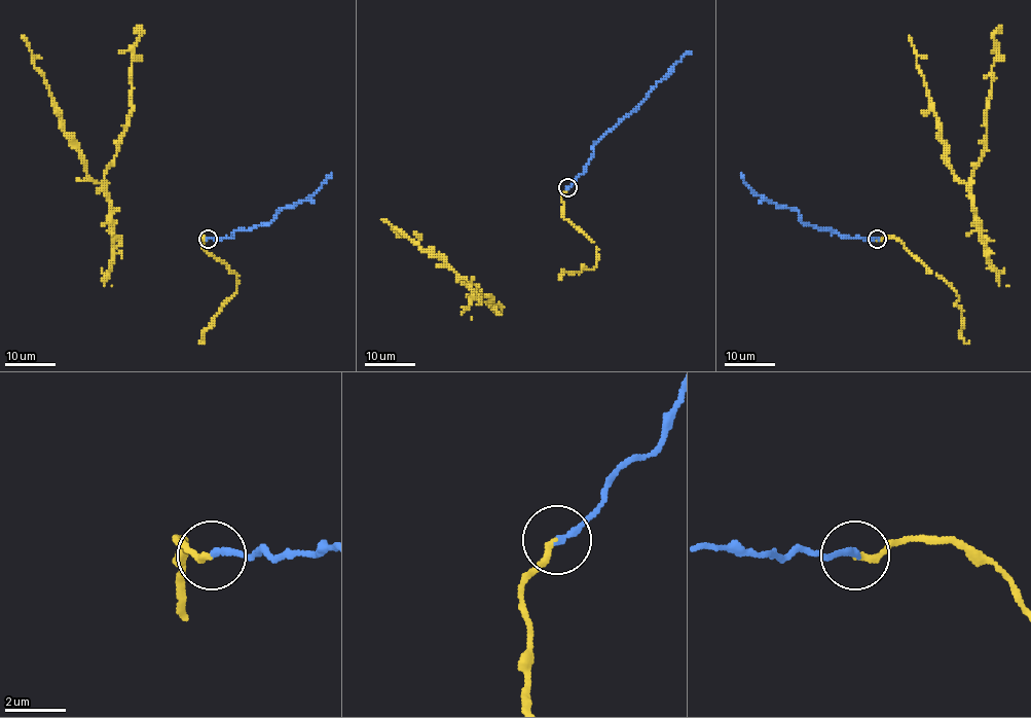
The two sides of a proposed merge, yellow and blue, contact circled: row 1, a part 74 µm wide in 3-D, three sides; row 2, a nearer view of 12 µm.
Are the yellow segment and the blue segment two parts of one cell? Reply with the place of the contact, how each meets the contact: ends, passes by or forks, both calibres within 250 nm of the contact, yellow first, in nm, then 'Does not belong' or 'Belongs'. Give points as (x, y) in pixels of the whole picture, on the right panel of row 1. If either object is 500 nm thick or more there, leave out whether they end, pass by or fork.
Place: (877, 239). At the ring yellow ends. At the ring blue ends. Thickness 200 nm (yellow) against 220 nm. Belongs

